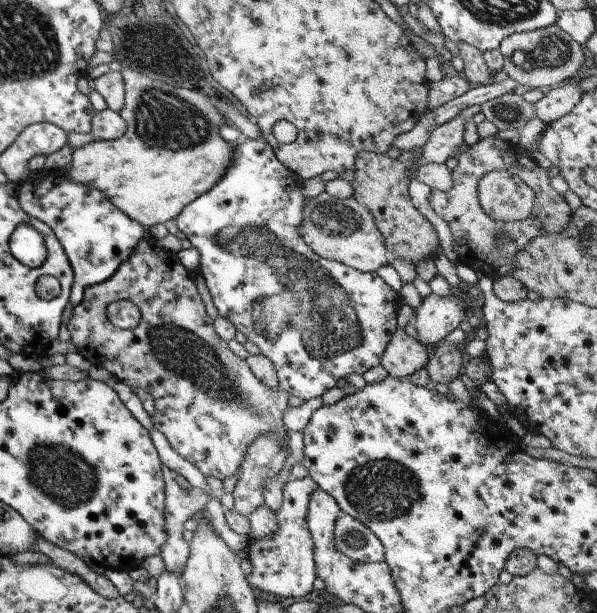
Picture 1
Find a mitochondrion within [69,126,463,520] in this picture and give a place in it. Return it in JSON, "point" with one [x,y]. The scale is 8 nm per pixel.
{"point":[329,324]}

